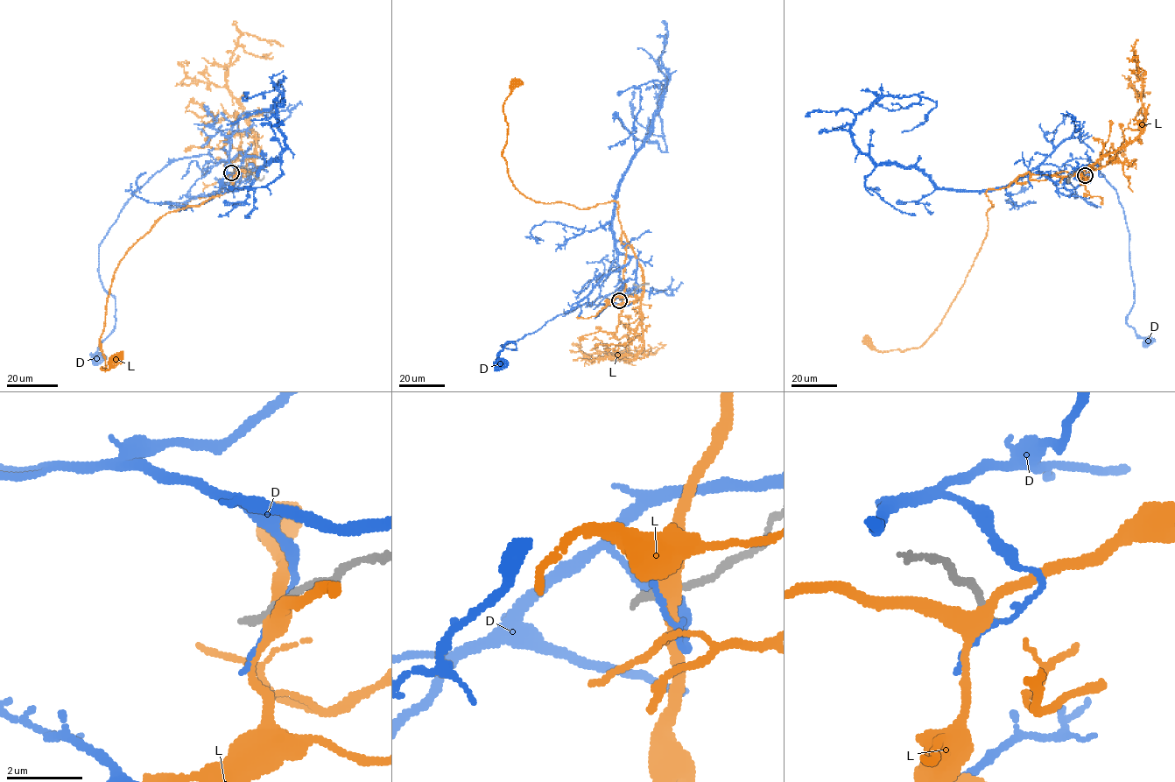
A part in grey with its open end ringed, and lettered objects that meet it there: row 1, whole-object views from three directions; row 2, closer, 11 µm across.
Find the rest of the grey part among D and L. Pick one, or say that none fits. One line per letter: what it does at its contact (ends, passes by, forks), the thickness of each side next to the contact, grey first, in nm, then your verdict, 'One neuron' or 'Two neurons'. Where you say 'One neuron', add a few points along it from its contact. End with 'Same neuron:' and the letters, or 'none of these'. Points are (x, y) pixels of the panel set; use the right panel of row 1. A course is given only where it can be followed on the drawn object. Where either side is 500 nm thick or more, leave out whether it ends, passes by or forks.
D: It passes by. Thickness 240 nm (grey) against 120 nm. Two neurons
L: It forks there. Thickness 240 nm (grey) against 360 nm. Two neurons
Same neuron: none of these

